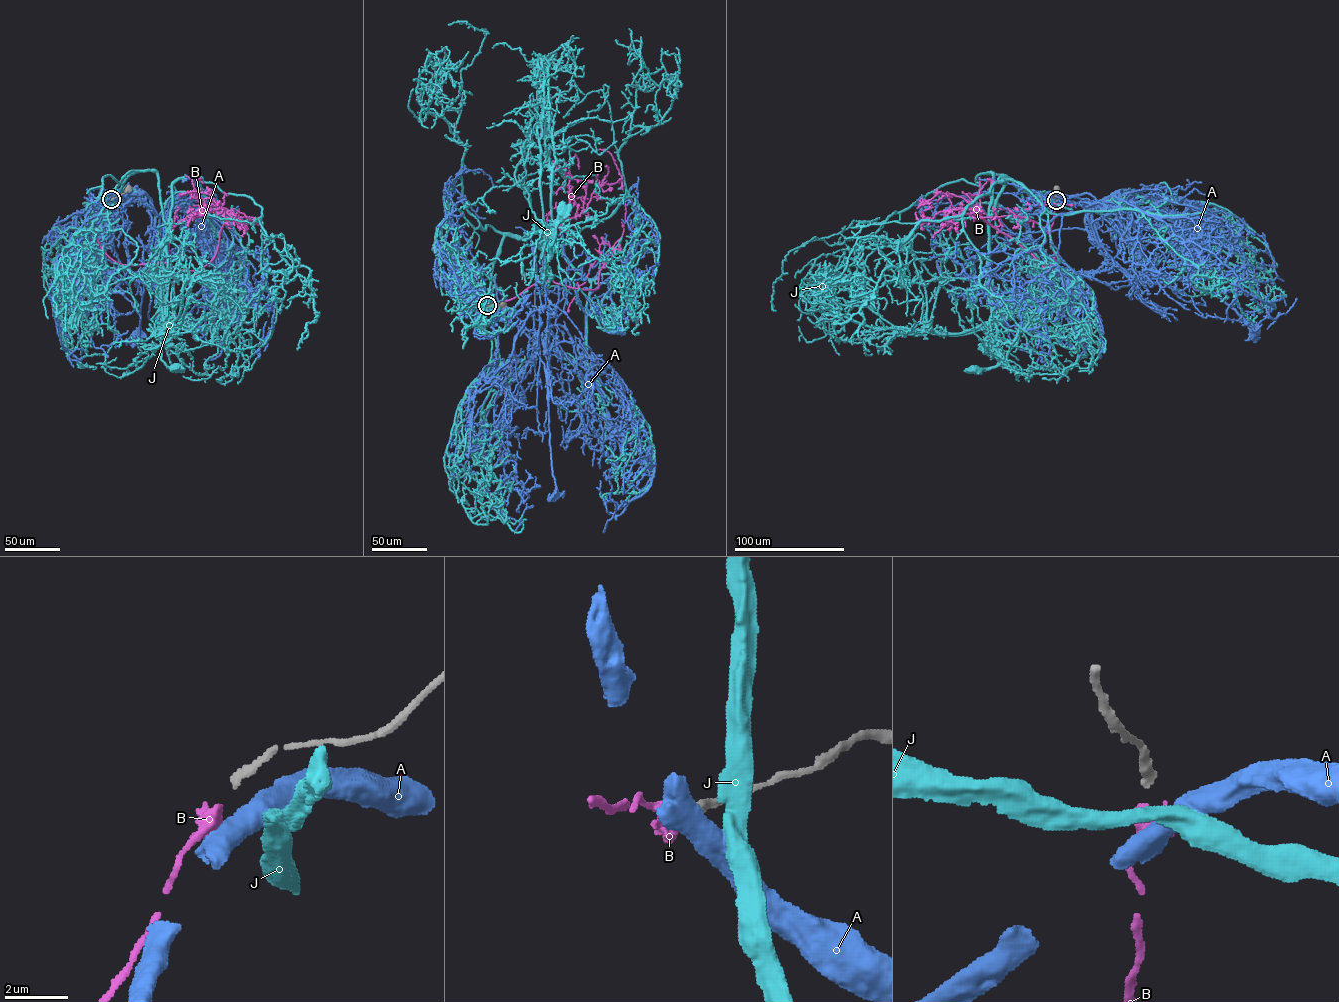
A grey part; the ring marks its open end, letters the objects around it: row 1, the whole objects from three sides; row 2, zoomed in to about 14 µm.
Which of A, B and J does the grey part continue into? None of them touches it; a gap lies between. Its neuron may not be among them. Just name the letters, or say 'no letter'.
B

